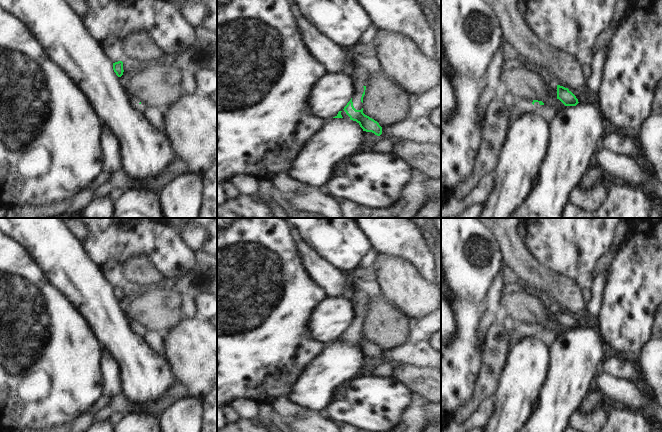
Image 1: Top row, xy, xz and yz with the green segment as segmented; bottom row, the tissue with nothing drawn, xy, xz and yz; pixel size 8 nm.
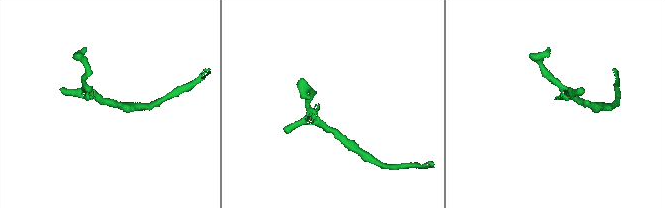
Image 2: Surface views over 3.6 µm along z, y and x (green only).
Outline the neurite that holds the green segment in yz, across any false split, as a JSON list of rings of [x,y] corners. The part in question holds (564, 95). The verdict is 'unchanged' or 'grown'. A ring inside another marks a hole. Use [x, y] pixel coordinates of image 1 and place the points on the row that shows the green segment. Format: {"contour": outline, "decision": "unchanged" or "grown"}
{"contour": [[[557,85],[557,99],[565,106],[576,106],[579,103],[576,96],[568,88],[560,85]]], "decision": "unchanged"}

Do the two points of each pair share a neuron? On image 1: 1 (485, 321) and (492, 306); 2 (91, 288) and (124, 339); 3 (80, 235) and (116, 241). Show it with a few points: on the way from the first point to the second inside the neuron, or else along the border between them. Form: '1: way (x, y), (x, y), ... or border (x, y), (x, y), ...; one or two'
1: way (488, 317), (491, 310); one
2: way (95, 301), (111, 326); one
3: border (87, 228), (87, 237), (82, 243); two

